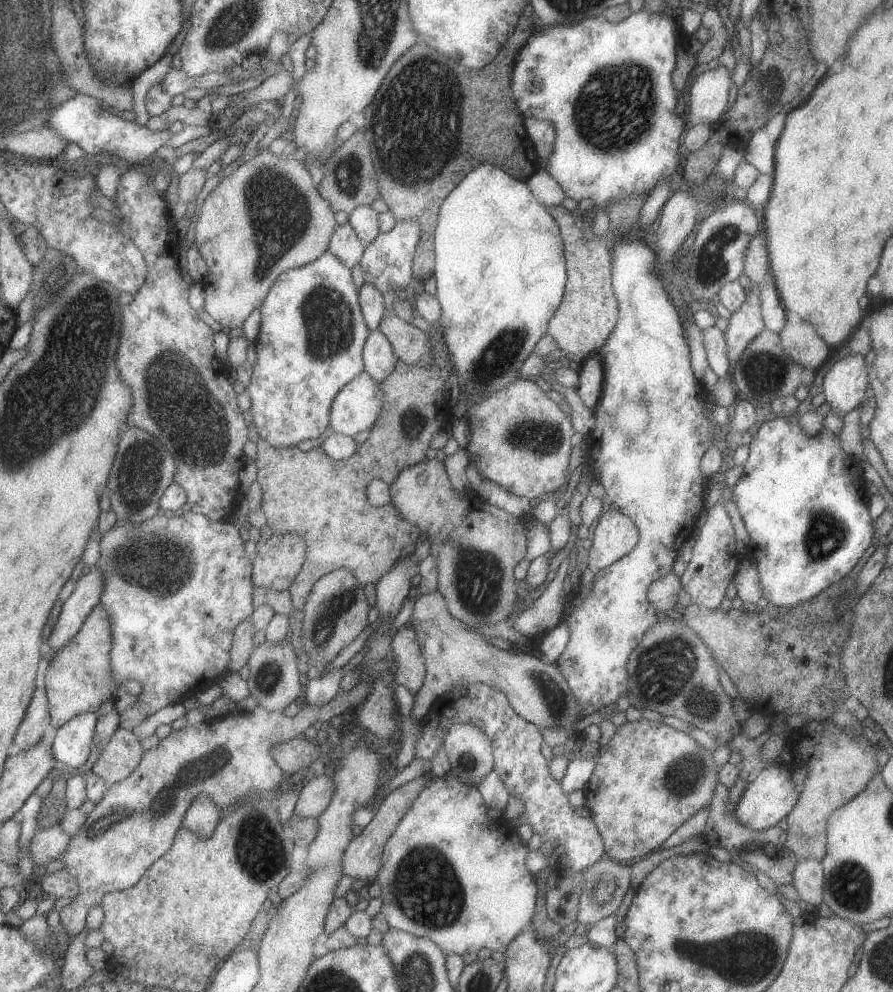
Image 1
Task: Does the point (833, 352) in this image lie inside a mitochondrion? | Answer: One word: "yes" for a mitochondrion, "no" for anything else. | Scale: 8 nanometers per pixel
no

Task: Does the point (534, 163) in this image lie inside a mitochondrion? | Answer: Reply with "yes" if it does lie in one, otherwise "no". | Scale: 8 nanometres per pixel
no

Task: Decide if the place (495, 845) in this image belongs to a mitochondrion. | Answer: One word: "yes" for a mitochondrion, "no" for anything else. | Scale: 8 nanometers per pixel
no

